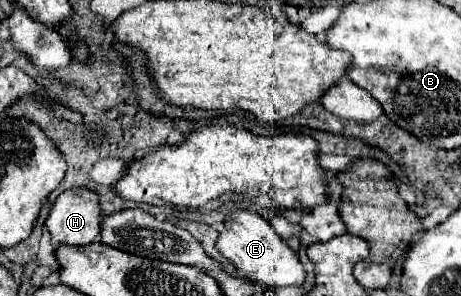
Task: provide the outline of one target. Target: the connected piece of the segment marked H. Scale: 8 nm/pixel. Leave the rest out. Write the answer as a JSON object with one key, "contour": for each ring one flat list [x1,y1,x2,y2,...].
{"contour":[[81,188,57,196,45,226,51,234,51,246,57,250,57,244,87,246,95,242,99,236,99,222,99,196,89,188]]}

